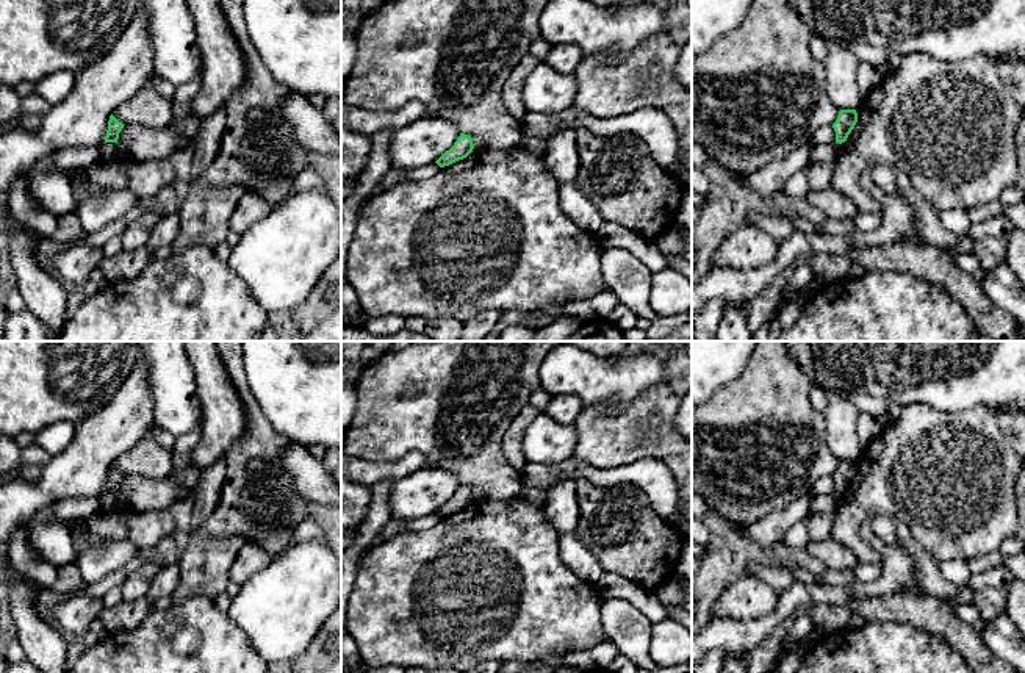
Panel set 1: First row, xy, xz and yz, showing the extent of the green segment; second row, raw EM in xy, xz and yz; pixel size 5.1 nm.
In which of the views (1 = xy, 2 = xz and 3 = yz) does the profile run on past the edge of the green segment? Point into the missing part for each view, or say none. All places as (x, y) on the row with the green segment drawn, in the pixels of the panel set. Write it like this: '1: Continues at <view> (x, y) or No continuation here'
1: No continuation here
2: No continuation here
3: No continuation here

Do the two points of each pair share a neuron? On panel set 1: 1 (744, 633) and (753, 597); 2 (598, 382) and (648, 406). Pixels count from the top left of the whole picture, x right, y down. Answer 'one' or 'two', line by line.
1: two
2: two

